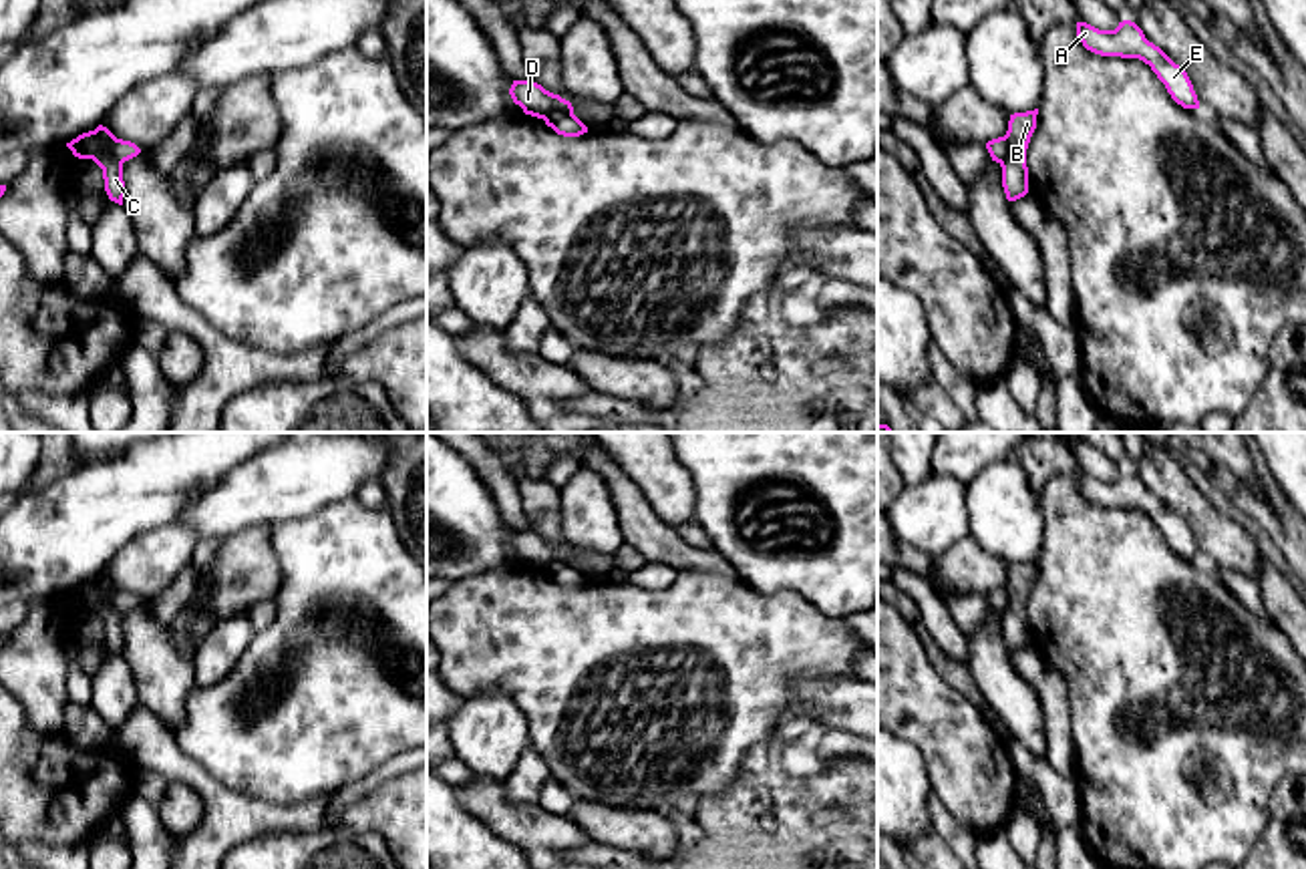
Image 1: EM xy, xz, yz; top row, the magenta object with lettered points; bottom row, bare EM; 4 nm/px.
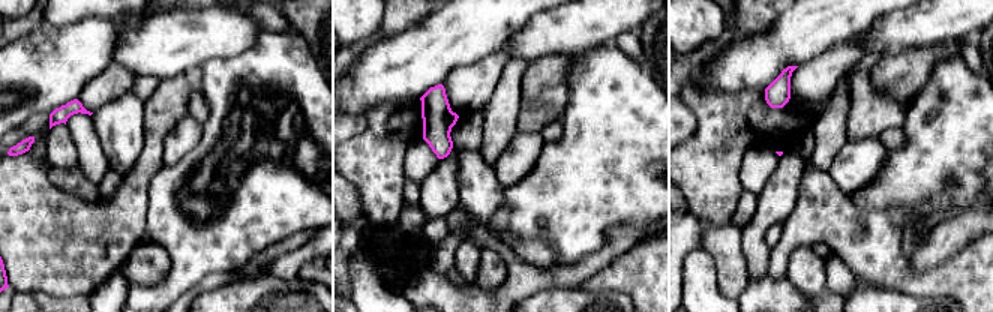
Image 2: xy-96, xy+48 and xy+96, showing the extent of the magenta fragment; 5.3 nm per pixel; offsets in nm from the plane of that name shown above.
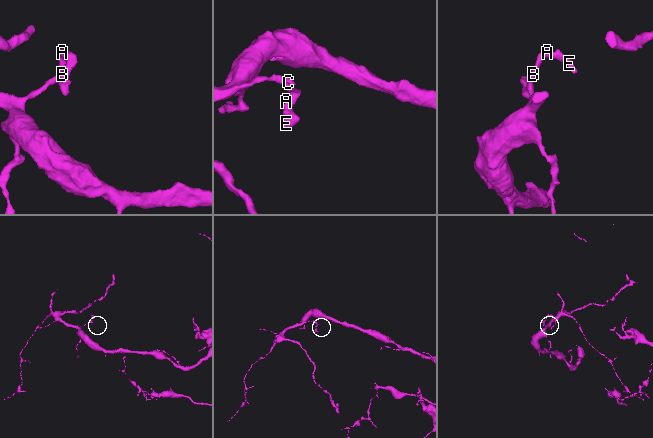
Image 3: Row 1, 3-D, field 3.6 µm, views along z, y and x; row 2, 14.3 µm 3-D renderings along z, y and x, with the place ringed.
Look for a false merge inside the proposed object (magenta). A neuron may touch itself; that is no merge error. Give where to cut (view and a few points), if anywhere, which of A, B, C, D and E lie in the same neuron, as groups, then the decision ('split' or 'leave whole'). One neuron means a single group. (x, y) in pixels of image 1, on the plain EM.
cut xy (113, 590), (109, 604), (121, 614); groups A B C E / D; split

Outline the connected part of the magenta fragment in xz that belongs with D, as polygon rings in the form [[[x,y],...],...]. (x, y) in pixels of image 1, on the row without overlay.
[[[513,531],[509,545],[515,555],[523,559],[525,565],[543,569],[551,561],[567,561],[574,565],[569,551],[545,541],[533,531]]]

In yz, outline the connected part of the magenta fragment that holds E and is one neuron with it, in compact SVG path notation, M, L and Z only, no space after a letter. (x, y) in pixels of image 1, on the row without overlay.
M1123 471L1115 481L1099 481L1087 473L1077 473L1077 487L1083 497L1095 505L1143 511L1165 535L1177 555L1183 559L1199 559L1199 551L1187 523L1159 497L1149 493L1135 473Z

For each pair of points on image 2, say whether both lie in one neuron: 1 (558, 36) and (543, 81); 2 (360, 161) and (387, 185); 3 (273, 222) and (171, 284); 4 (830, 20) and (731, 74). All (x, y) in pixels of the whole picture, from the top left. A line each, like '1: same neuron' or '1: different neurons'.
1: different neurons
2: same neuron
3: same neuron
4: same neuron

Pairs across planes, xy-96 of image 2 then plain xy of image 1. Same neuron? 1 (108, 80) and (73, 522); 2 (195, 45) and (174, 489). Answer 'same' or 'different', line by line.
1: different
2: different

